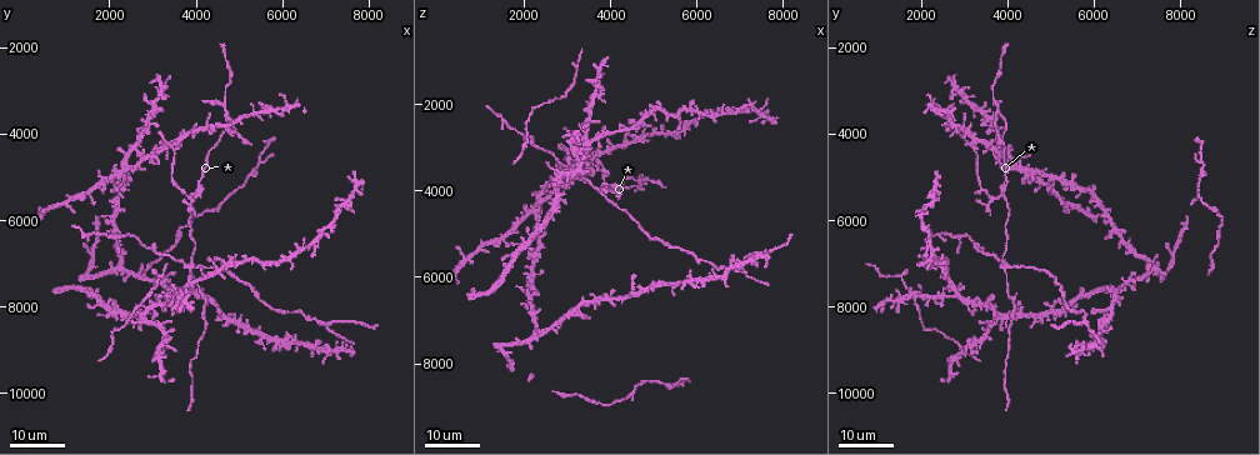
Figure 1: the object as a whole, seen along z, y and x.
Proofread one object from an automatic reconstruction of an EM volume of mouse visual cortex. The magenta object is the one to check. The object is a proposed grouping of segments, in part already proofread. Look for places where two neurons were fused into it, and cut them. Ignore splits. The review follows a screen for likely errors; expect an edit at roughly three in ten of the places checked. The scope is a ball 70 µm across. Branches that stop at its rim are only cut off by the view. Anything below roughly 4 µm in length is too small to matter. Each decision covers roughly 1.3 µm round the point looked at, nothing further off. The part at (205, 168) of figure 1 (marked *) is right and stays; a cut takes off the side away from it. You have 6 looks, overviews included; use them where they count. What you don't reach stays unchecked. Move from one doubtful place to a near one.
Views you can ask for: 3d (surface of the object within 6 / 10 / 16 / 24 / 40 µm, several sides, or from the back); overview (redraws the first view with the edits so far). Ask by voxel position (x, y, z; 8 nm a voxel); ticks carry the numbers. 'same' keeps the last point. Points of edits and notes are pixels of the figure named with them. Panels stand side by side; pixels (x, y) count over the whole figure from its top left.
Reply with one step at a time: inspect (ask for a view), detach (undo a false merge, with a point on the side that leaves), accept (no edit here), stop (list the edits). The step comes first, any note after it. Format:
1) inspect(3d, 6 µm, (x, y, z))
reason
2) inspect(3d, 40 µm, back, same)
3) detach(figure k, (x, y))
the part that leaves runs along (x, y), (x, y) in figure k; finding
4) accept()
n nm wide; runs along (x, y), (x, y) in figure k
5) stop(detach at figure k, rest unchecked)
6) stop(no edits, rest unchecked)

inspect(3d, 24 µm, (4700, 3450, 3700))
three-way junction

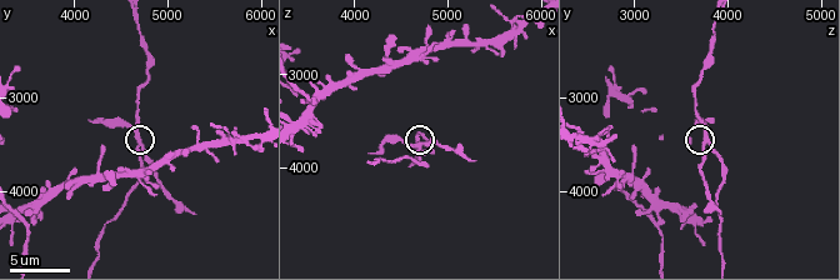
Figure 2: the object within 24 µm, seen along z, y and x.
inspect(3d, 10 µm, (4700, 3450, 3750))
zoom in

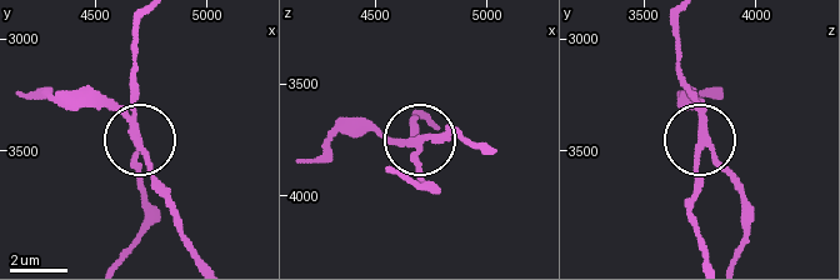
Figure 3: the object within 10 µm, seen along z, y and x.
inspect(3d, 10 µm, back, (4680, 3440, 3780))
from behind

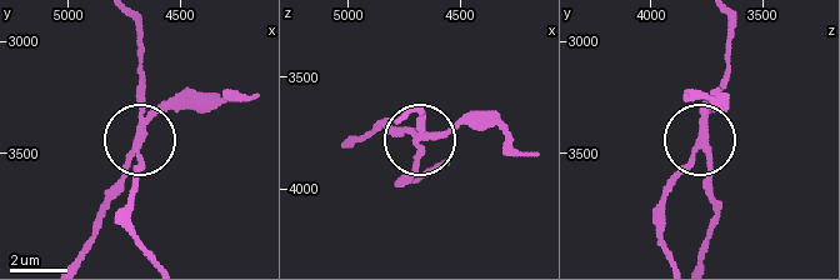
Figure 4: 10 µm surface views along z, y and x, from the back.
detach(figure 4, (123, 173))
side arm 9 µm; the part that leaves runs along (139, 138), (121, 185), (98, 214), (81, 256) in figure 4; a second neuron is stuck on

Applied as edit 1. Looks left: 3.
inspect(3d, 16 µm, (3850, 7100, 3900))
four or more arms meet

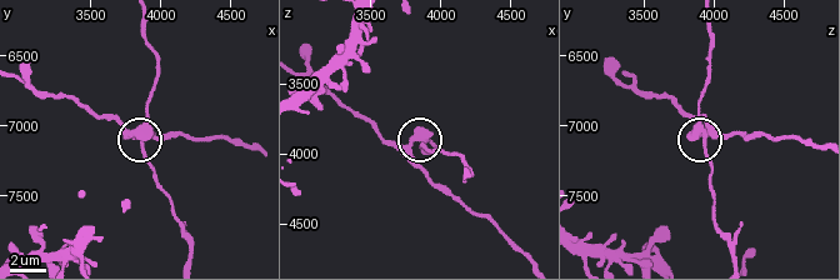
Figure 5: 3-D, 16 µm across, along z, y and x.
inspect(3d, 6 µm, (3840, 7060, 3920))

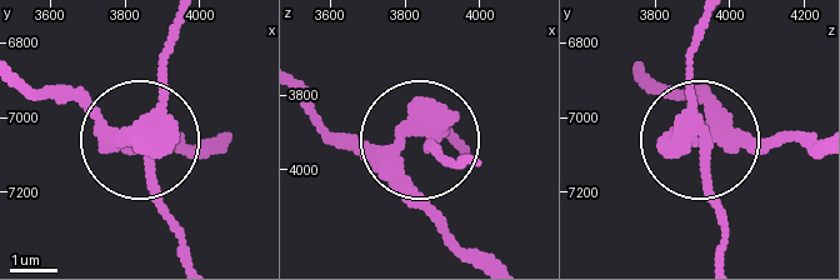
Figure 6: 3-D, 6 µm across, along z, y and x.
detach(figure 6, (409, 195))
400 nm wide; the part that leaves runs along (431, 126), (404, 150), (404, 186), (484, 258) in figure 6; two neurons meet here

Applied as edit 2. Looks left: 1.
stop(detach at figure 4, detach at figure 6, rest unchecked)

